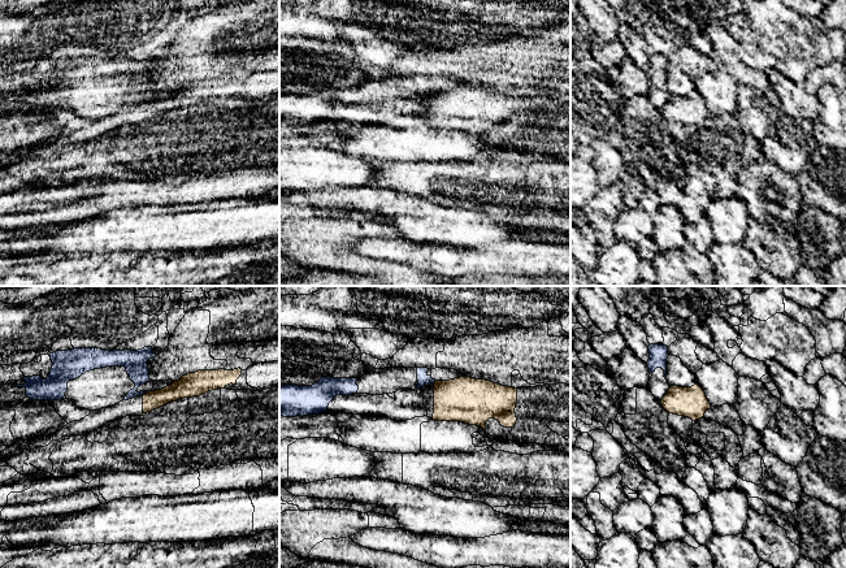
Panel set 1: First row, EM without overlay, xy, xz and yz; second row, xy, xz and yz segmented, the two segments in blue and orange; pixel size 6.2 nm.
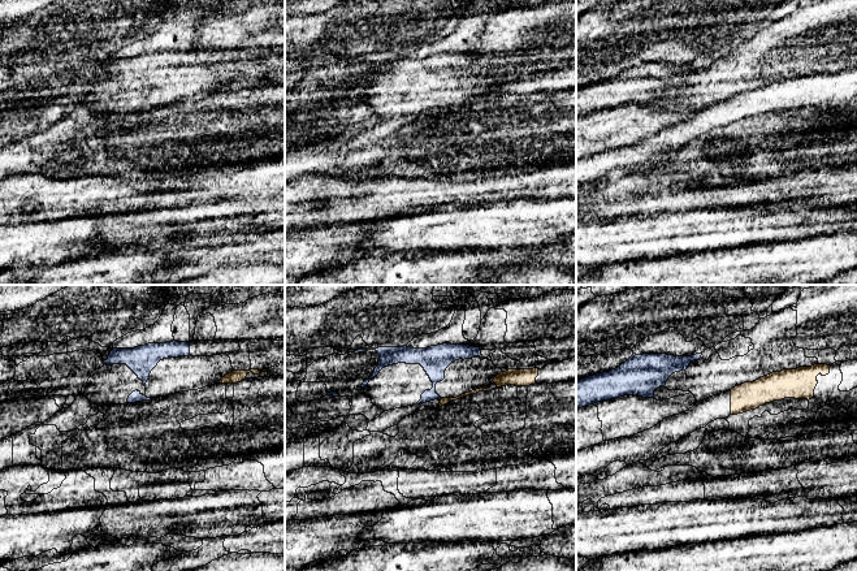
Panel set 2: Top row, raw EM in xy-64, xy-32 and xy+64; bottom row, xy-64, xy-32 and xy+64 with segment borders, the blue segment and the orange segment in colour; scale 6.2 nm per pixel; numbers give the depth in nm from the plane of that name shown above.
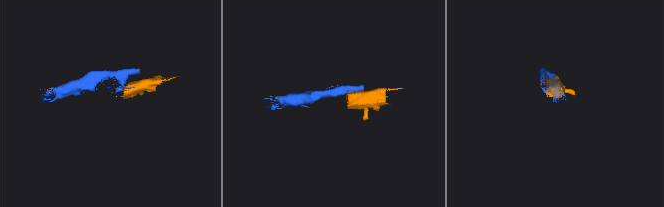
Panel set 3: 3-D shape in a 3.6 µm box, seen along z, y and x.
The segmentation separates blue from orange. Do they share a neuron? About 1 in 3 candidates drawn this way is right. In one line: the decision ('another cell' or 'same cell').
another cell

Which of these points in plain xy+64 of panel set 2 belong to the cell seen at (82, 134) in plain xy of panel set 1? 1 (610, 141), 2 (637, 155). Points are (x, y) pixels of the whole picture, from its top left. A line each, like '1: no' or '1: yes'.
1: no
2: yes

